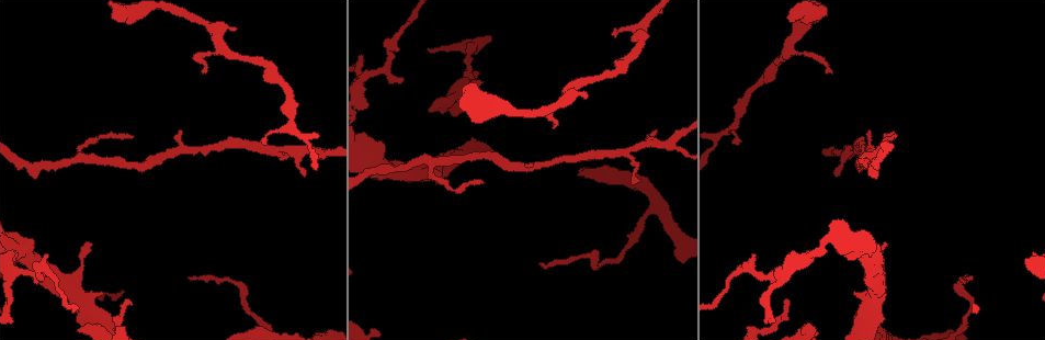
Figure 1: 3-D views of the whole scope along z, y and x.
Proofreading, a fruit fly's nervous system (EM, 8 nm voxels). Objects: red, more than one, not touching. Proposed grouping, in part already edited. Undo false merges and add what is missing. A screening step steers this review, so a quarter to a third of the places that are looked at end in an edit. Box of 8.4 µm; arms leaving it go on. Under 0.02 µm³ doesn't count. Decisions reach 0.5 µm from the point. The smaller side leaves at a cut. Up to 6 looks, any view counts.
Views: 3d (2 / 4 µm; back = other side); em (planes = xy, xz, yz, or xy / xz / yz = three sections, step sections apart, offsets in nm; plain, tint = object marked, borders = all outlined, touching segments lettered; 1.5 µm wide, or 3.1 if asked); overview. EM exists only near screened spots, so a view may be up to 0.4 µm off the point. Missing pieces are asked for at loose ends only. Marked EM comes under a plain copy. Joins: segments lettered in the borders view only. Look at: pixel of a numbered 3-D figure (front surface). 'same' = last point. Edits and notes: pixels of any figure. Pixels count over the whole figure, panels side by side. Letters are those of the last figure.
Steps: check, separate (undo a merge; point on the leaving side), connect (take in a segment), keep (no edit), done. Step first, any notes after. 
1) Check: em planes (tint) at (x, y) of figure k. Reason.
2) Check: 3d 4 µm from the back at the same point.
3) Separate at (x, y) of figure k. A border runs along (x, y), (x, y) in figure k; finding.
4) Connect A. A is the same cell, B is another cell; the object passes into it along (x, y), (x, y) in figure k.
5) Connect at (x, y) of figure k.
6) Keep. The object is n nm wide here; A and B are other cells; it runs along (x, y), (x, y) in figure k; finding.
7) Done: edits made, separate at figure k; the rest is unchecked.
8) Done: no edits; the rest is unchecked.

Check: 3d 4 µm at (32, 276) of figure 1.

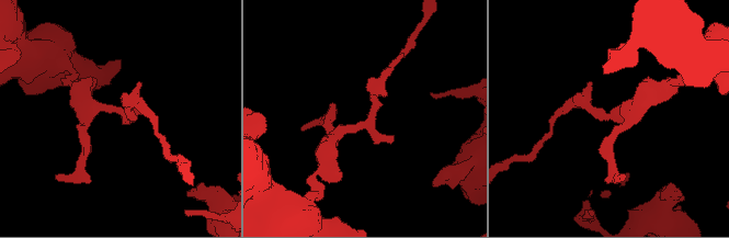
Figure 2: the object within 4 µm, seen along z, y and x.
Check: em yz step 4 (tint) at (118, 112) of figure 2.

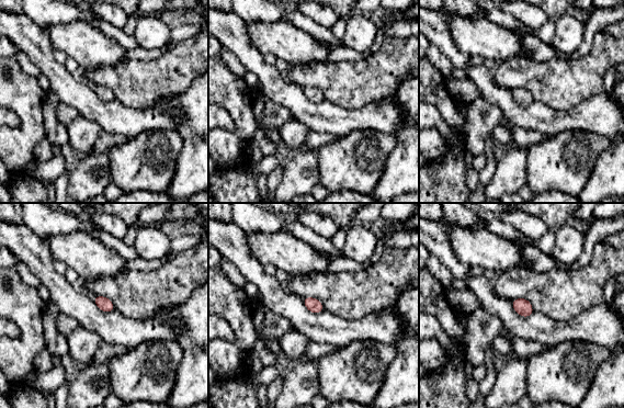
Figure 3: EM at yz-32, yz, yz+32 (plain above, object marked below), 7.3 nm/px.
Check: em planes (borders) at the same point.

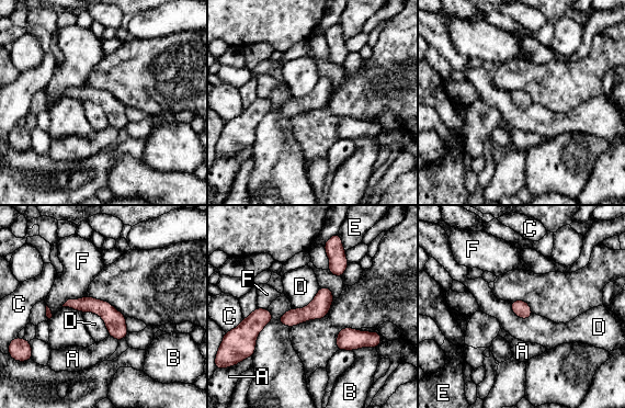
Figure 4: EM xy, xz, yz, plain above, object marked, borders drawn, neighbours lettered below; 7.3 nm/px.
Keep. A, B, C, D, E and F are other cells; it runs along (68, 304), (99, 307), (123, 335) in figure 4; one neuron here.

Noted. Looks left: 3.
Check: em planes (tint) at (480, 181) of figure 1. Branch stops here.

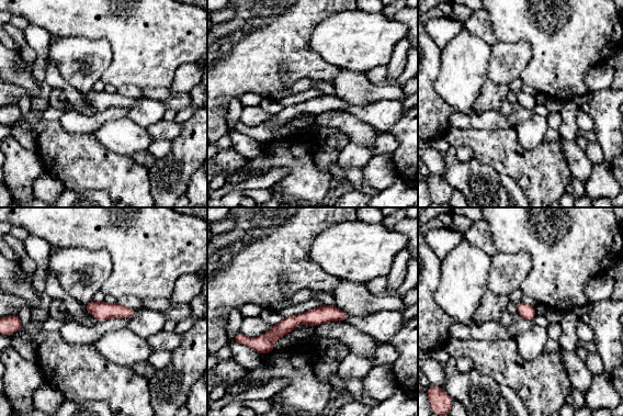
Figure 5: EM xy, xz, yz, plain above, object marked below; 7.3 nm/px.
Check: em planes (borders) at the same point.

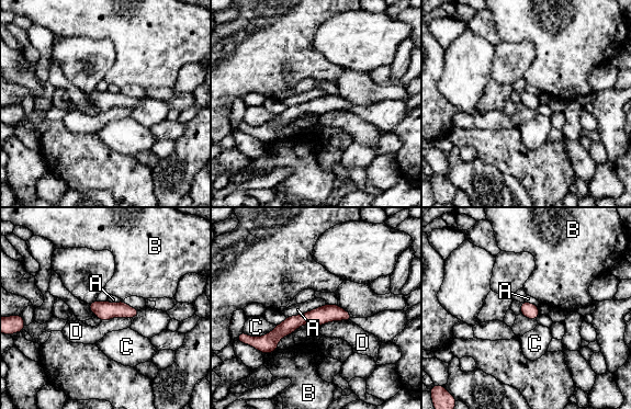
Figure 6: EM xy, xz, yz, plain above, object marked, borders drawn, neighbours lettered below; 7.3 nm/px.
Keep. The longest contact is with A, 320 nm; A, B, C and D are other cells; a border runs along (350, 320), (330, 320), (318, 327) in figure 6; no lettered segment goes on from it.

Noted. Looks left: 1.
Done: no edits; the rest is unchecked.

